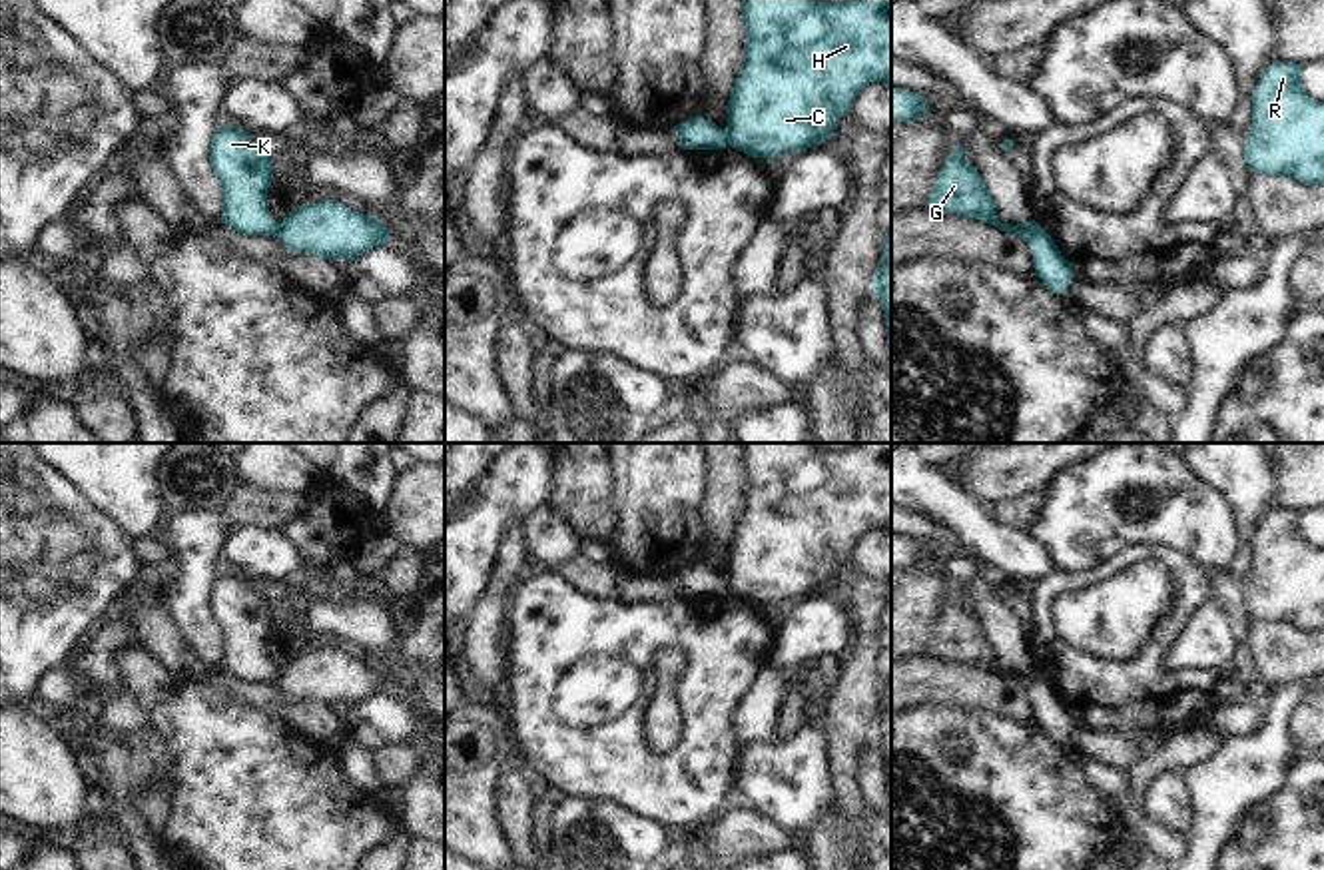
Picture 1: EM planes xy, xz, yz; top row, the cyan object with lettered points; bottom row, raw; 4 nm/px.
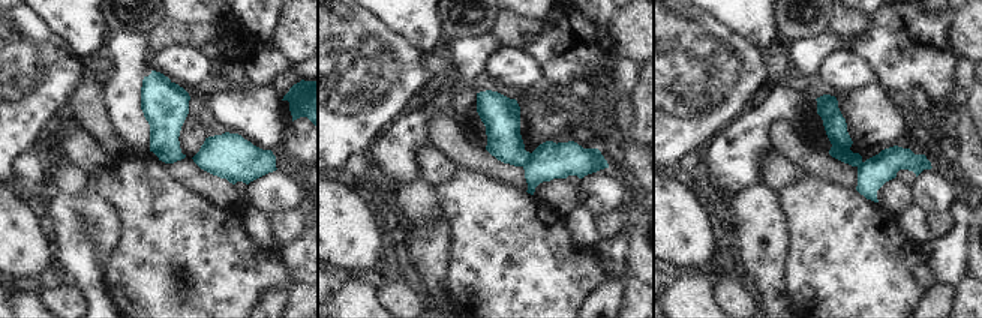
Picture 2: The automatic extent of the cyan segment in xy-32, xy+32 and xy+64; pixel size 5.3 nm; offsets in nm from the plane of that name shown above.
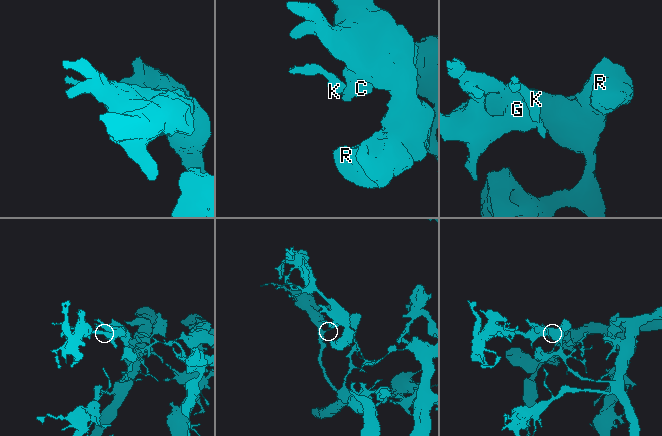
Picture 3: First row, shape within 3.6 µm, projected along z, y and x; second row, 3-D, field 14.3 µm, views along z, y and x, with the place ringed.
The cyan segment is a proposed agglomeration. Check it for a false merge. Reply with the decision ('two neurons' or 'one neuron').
two neurons

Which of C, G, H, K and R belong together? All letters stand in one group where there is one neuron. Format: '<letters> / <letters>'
C G H R / K

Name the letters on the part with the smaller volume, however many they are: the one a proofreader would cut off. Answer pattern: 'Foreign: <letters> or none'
Foreign: K

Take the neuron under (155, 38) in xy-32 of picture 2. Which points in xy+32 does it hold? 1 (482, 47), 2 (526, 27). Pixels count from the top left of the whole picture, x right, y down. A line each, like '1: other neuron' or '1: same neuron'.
1: other neuron
2: same neuron

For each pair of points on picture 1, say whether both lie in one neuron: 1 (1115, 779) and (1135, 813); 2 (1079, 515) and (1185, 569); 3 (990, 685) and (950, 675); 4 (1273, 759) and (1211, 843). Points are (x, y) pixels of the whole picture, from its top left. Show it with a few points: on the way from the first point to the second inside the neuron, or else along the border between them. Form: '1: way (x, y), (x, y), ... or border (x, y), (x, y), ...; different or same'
1: way (1117, 787), (1129, 805); same
2: border (1187, 555), (1169, 547), (1127, 547), (1099, 567); different
3: way (980, 685), (960, 685); same
4: way (1253, 779), (1213, 823); same

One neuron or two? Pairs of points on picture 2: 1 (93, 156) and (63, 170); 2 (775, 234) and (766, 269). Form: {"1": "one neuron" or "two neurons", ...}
{"1": "two neurons", "2": "one neuron"}

